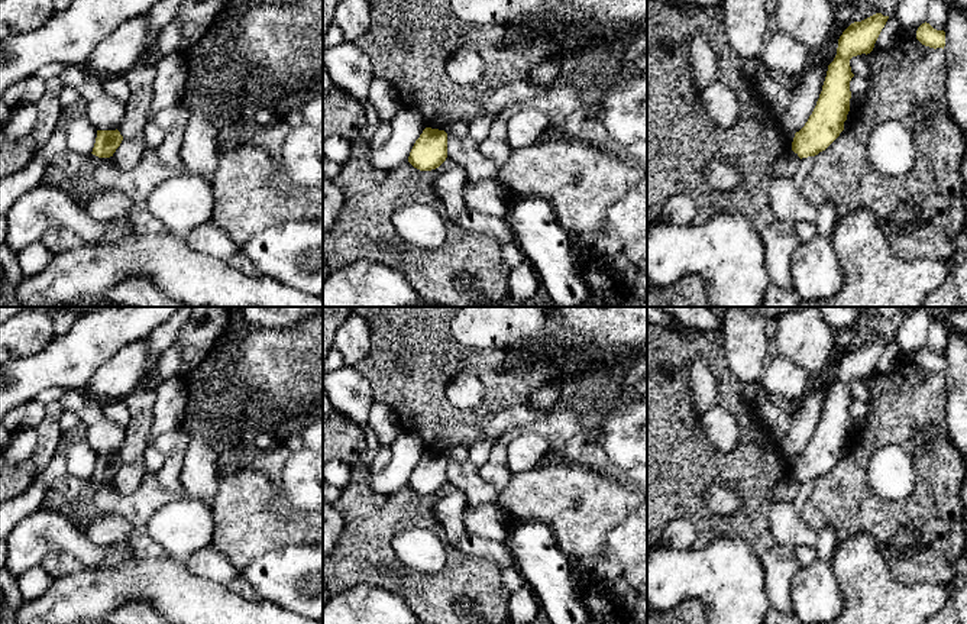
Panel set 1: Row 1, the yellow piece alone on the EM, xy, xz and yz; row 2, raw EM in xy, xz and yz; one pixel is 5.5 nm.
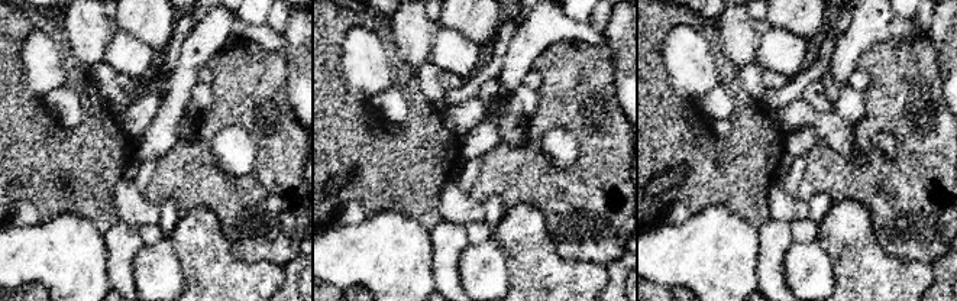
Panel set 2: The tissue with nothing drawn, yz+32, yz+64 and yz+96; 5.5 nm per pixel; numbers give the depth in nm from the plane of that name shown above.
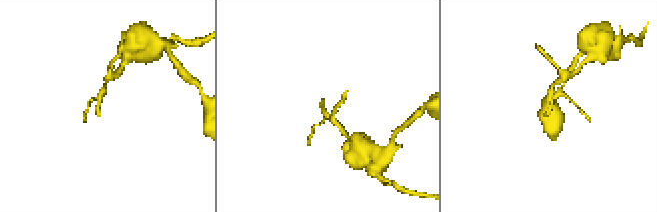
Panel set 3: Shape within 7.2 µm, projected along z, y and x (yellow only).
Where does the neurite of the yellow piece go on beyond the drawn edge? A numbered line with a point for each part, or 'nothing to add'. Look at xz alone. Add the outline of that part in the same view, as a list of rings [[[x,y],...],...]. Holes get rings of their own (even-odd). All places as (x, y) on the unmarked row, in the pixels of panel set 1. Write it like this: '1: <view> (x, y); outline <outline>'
nothing to add

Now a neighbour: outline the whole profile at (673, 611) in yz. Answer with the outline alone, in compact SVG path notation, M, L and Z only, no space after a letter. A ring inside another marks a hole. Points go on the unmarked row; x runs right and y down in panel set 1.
M688 598L670 610L647 612L647 624L708 624L708 621L701 602L695 598Z

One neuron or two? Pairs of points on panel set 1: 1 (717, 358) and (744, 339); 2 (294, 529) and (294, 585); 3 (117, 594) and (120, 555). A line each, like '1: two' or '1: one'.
1: two
2: two
3: two

